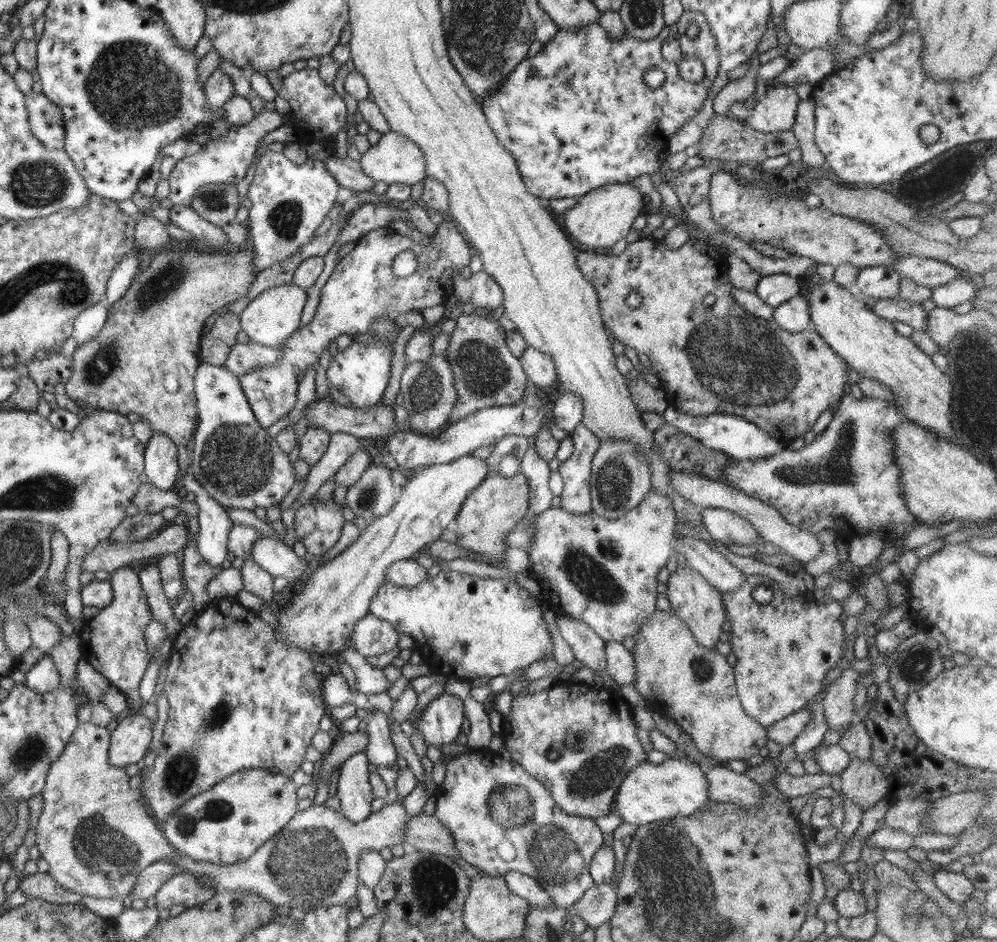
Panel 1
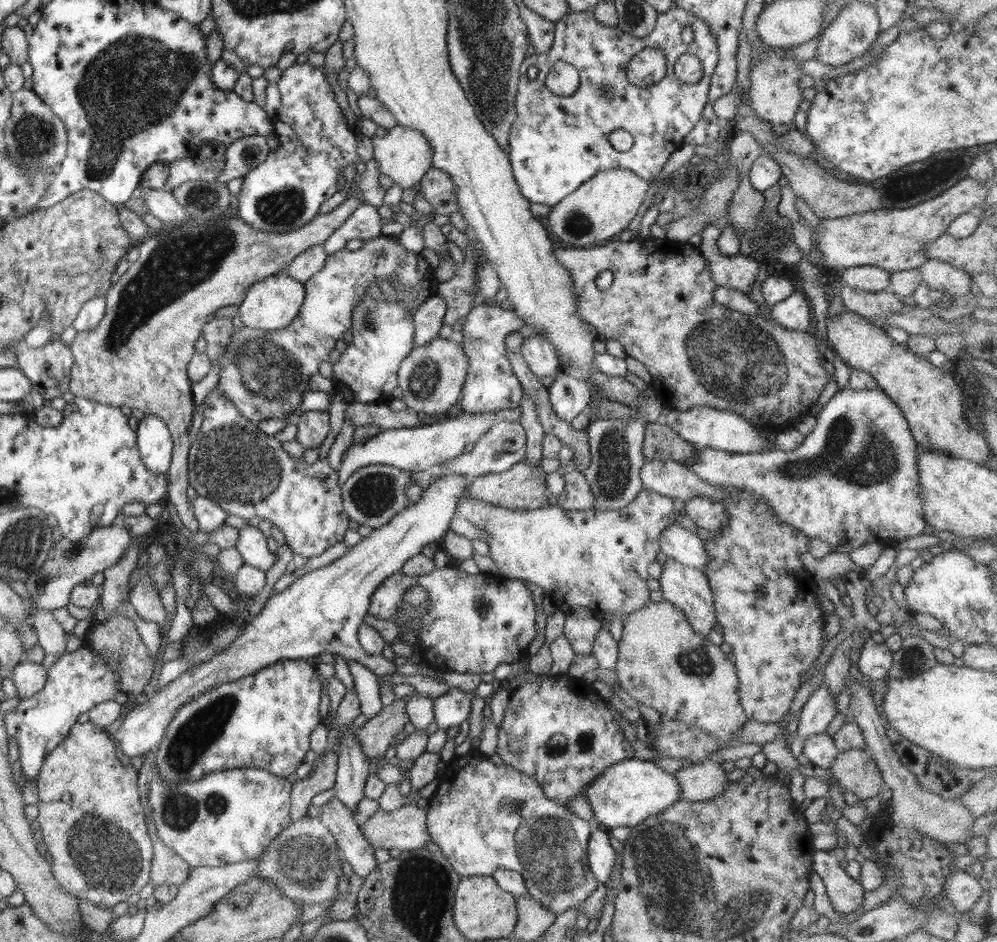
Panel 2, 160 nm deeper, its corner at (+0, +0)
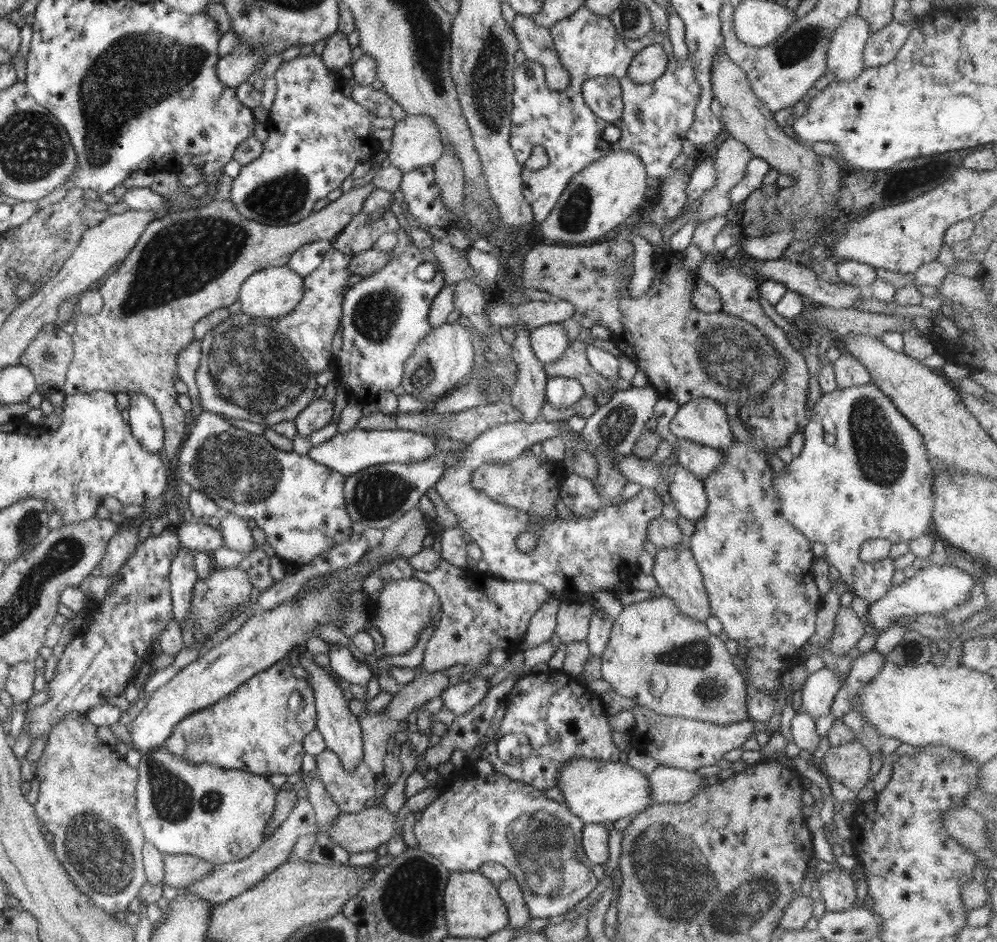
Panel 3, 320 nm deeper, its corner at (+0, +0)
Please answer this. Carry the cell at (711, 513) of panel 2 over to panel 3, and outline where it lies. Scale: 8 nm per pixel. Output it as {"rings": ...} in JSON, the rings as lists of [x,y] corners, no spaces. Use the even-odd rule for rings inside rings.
{"rings":[[[672,461],[668,464],[667,470],[671,475],[668,494],[680,516],[693,522],[702,520],[708,507],[708,495],[703,481],[696,478],[687,468]]]}

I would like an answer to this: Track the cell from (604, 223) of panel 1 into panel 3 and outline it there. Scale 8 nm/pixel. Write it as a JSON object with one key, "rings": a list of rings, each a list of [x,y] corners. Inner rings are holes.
{"rings":[[[610,152],[594,164],[586,165],[568,182],[552,212],[539,223],[544,238],[551,238],[555,244],[582,244],[596,242],[616,226],[640,210],[644,192],[649,185],[644,164],[634,152]]]}

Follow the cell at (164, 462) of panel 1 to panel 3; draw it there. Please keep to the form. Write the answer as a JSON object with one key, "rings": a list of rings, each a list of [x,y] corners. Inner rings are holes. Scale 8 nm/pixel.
{"rings":[[[136,393],[128,396],[128,418],[131,433],[147,450],[162,455],[164,427],[161,414],[145,394]]]}

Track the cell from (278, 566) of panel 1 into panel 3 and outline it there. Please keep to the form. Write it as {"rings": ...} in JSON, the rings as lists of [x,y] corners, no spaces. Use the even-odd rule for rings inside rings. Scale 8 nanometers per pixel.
{"rings":[[[226,514],[218,528],[222,533],[222,537],[224,537],[224,543],[227,548],[238,550],[245,557],[249,556],[256,548],[252,531],[248,529],[247,522],[240,516]]]}

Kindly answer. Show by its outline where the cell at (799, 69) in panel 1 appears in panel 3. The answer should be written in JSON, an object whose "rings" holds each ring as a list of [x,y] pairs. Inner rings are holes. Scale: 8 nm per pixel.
{"rings":[[[858,14],[848,16],[840,28],[836,28],[826,51],[827,68],[836,81],[854,81],[866,70],[863,53],[870,36],[868,22]]]}

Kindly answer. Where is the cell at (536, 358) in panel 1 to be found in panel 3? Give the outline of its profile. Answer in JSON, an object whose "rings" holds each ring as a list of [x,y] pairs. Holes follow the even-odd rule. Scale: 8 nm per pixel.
{"rings":[[[550,323],[533,328],[529,341],[536,358],[543,364],[558,360],[568,348],[568,335],[561,323]]]}

